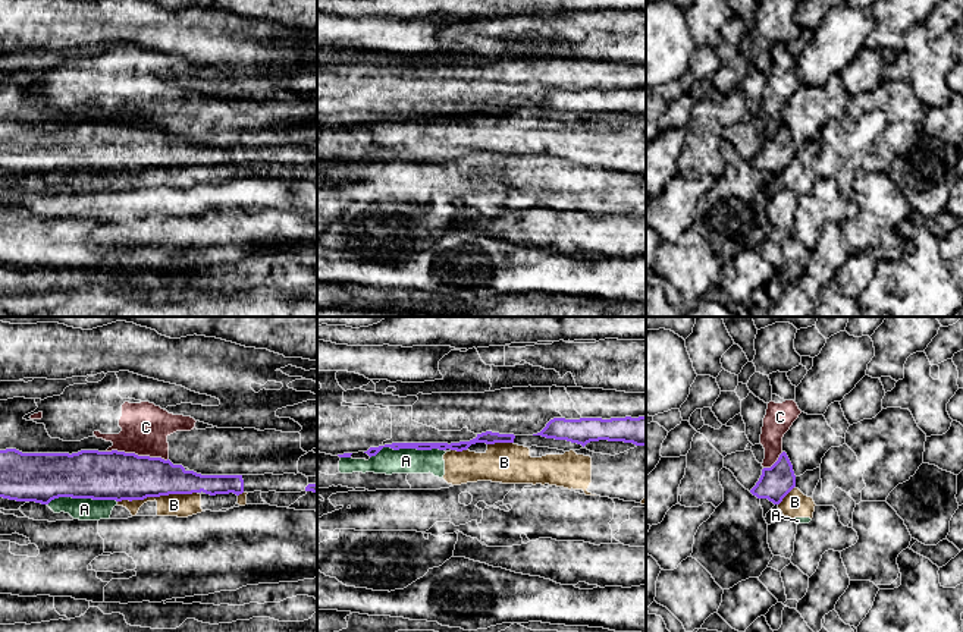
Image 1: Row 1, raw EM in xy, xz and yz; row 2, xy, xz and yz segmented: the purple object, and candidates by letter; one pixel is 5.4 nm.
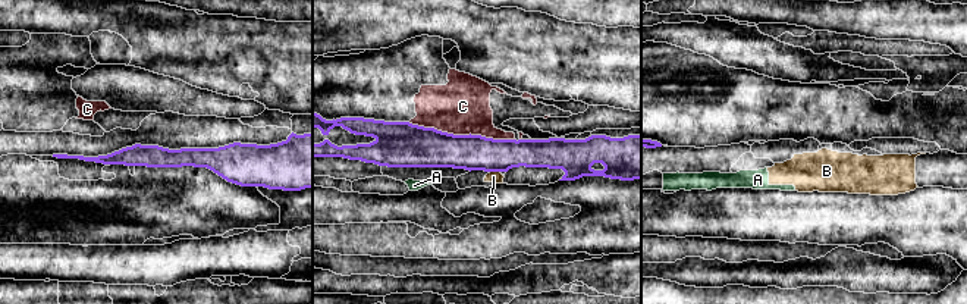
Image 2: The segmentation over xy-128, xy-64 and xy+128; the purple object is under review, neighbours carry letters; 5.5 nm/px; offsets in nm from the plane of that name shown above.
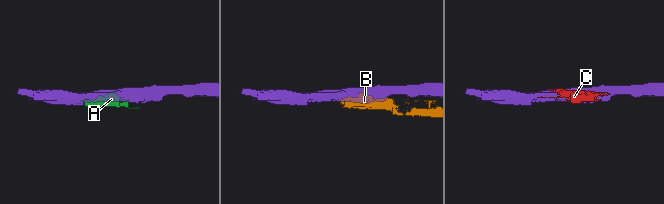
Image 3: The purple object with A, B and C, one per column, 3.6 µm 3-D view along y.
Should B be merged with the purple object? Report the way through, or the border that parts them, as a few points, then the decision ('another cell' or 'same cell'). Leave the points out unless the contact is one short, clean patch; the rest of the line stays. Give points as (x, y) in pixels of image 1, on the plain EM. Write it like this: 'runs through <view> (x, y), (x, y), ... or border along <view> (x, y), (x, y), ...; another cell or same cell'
another cell

